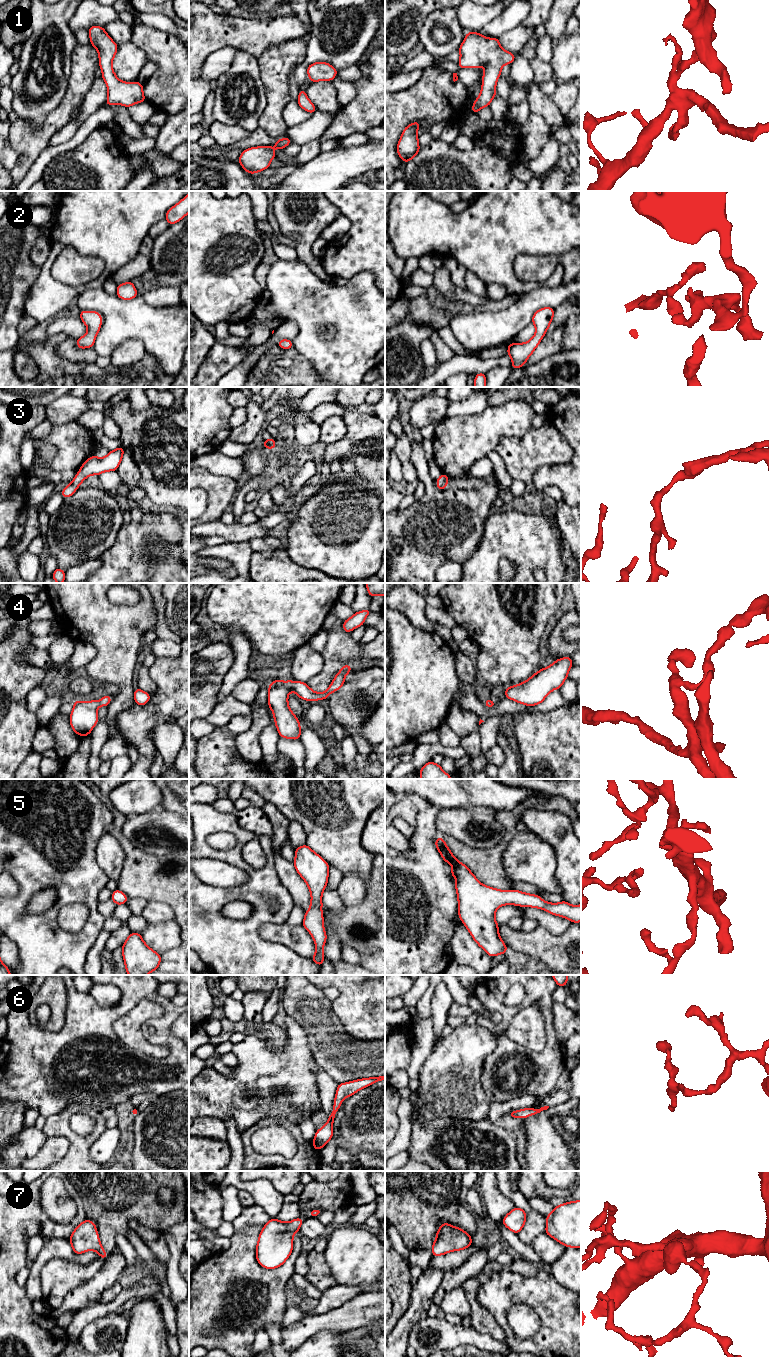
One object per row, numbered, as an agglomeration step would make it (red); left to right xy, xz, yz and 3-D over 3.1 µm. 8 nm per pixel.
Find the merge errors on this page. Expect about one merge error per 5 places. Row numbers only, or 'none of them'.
none of them

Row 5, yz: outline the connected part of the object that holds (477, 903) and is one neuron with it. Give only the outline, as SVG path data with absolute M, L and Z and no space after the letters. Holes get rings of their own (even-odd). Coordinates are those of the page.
M443 837L435 840L435 846L444 862L453 866L451 876L456 878L459 919L478 946L491 958L504 955L508 950L499 935L499 925L495 919L495 912L503 905L543 909L552 915L567 918L571 923L581 922L581 904L573 906L565 900L549 903L539 895L489 887L479 882L469 868L454 857Z

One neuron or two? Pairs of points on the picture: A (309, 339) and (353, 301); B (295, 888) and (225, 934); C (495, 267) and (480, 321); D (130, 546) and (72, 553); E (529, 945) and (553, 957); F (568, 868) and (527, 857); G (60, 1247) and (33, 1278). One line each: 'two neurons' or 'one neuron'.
A: one neuron
B: two neurons
C: two neurons
D: two neurons
E: one neuron
F: two neurons
G: one neuron

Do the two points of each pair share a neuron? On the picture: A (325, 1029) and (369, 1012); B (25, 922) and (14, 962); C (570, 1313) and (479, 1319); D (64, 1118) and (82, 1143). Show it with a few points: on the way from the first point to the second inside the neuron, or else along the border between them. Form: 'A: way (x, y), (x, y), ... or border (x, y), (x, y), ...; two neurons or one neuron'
A: border (331, 1002), (333, 1012), (343, 1029), (357, 1040); two neurons
B: border (10, 939), (18, 949), (20, 964); two neurons
C: border (478, 1302), (498, 1321), (506, 1339); two neurons
D: way (64, 1125), (64, 1128), (75, 1139); one neuron

